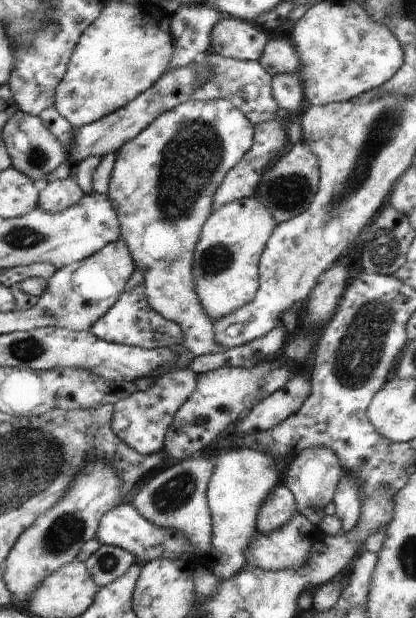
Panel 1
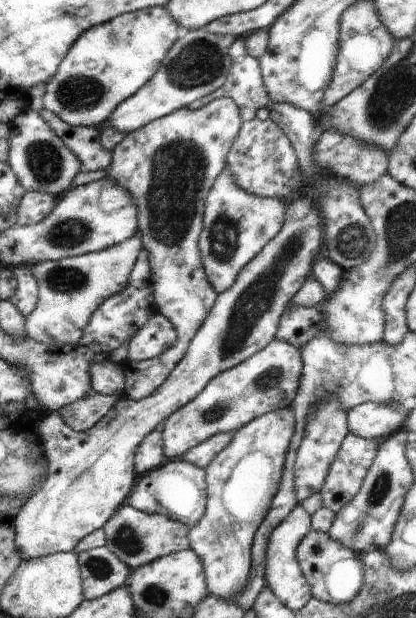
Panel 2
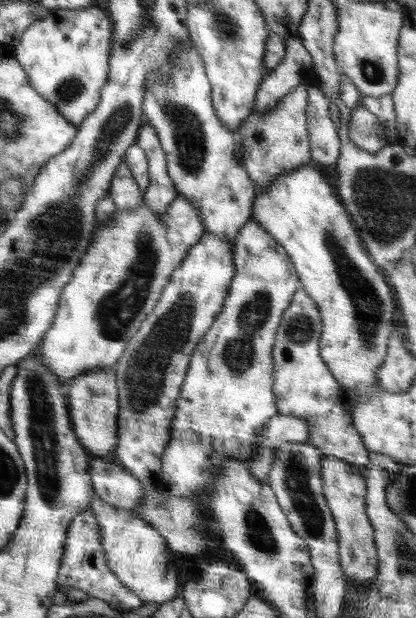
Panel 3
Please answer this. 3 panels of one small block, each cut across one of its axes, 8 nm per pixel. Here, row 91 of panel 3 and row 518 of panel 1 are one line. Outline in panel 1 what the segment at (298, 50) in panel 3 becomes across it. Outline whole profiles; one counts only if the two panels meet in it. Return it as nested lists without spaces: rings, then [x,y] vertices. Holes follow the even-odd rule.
[[[283,483],[277,484],[270,492],[266,502],[258,512],[258,534],[270,534],[284,526],[297,512],[296,501],[292,491]]]

